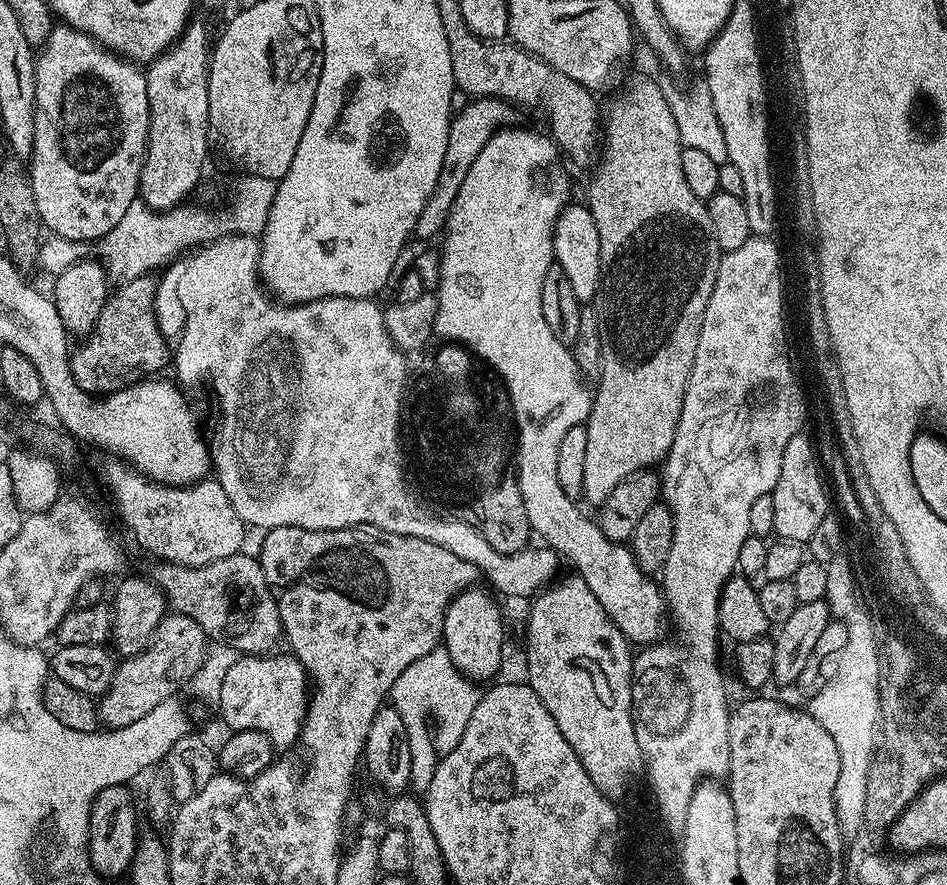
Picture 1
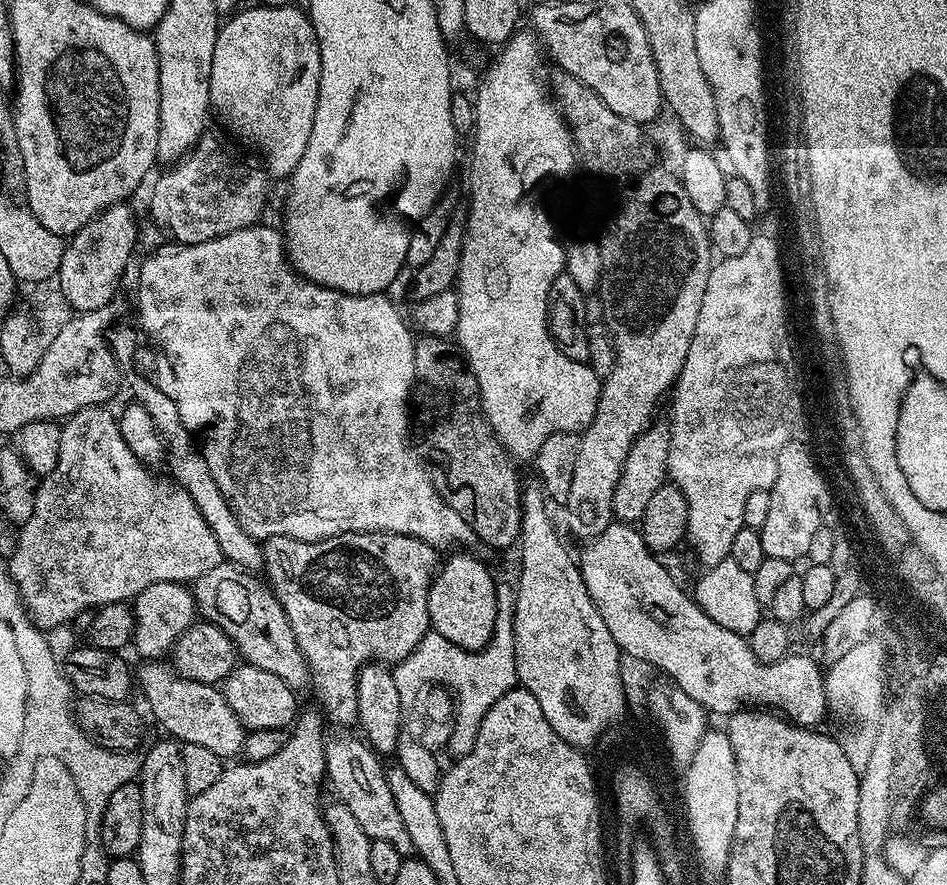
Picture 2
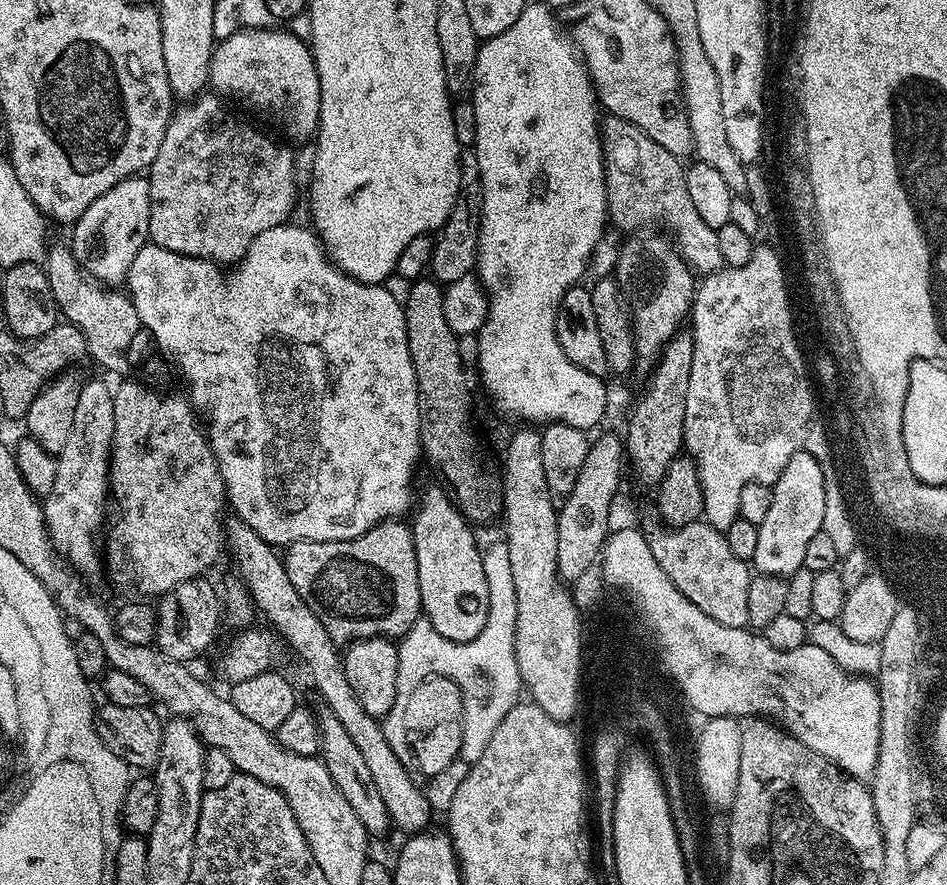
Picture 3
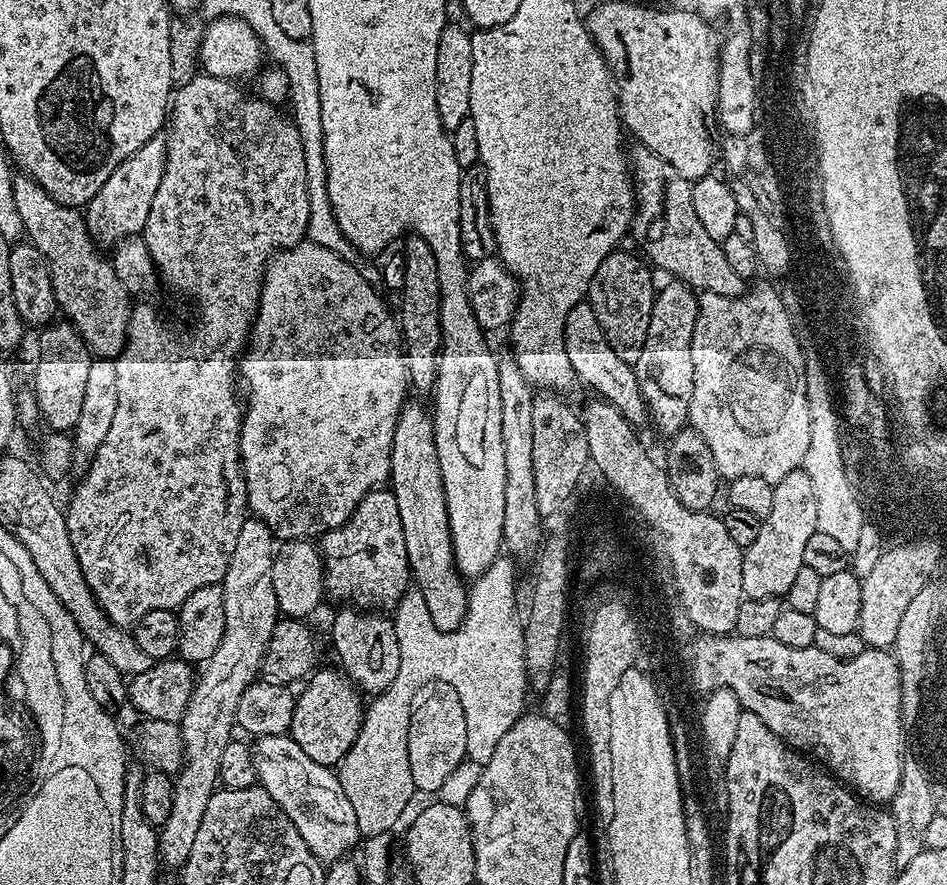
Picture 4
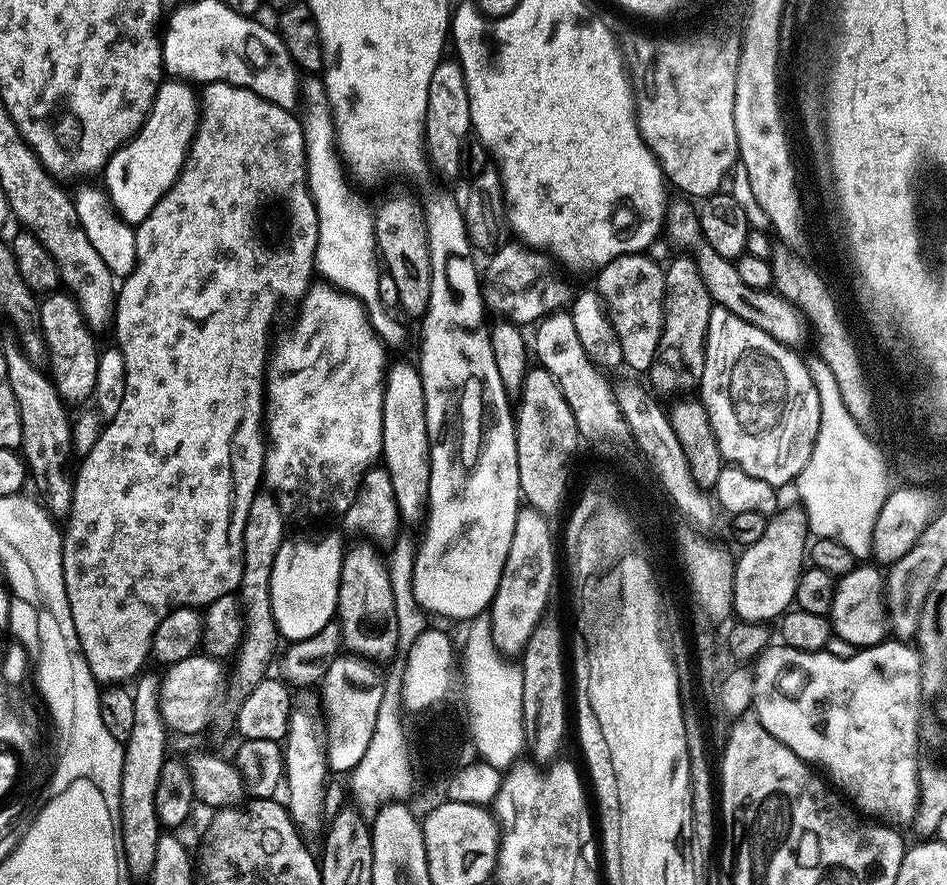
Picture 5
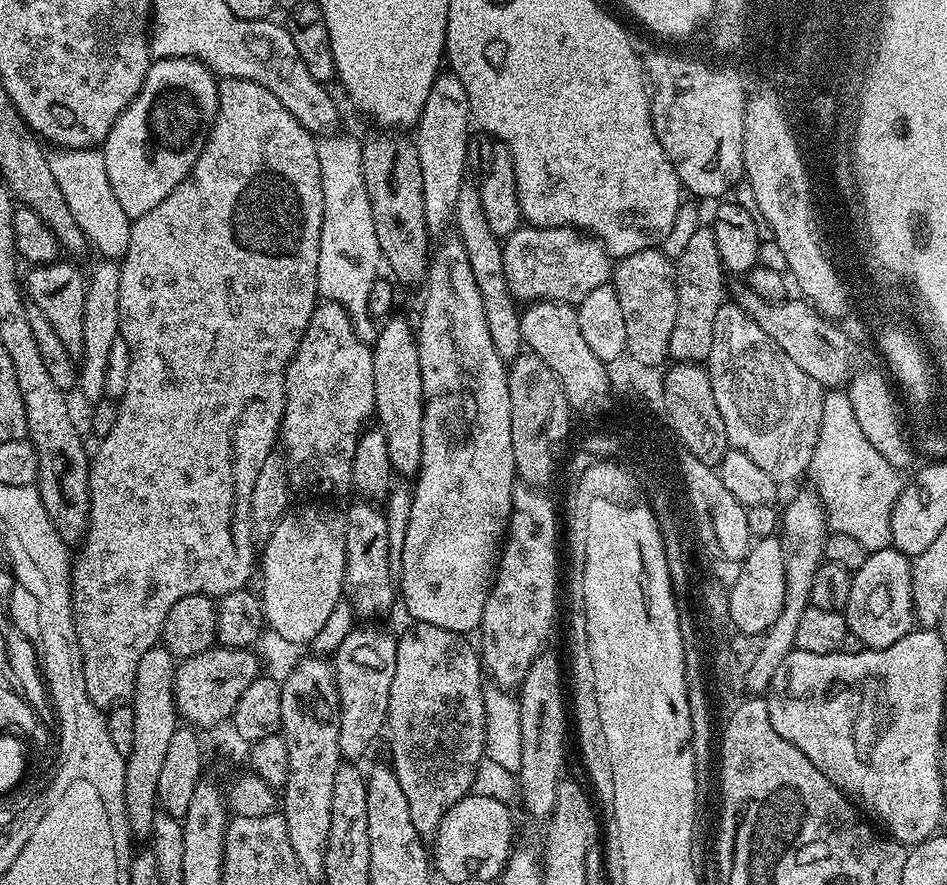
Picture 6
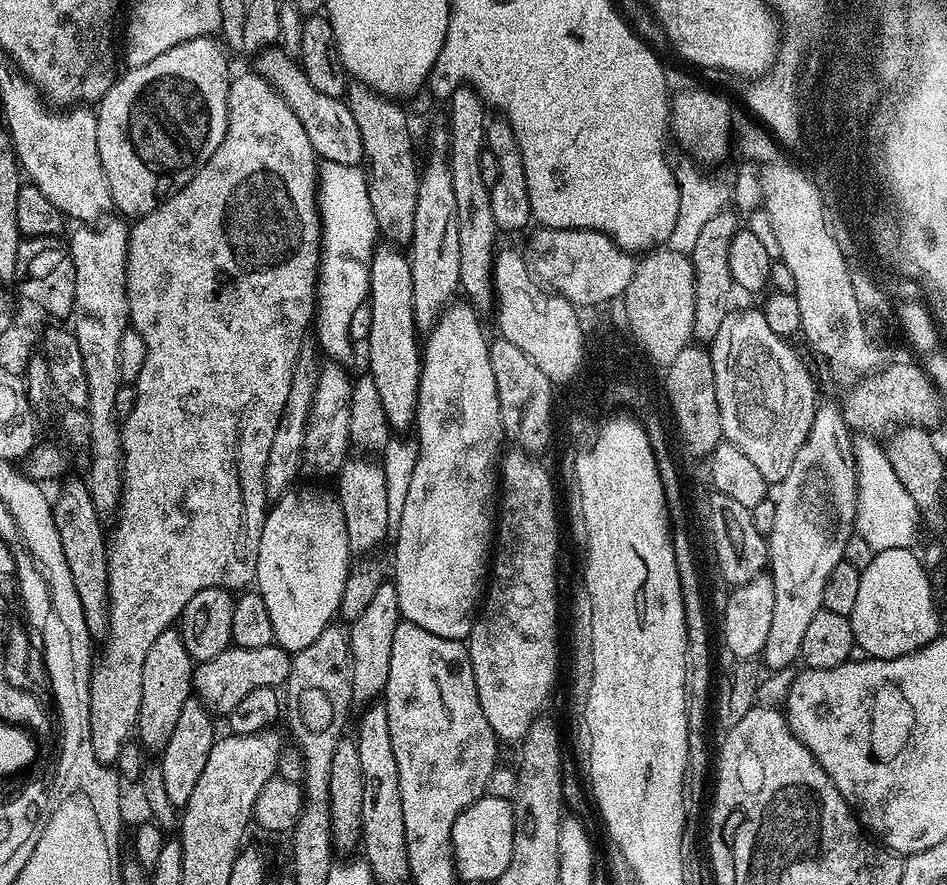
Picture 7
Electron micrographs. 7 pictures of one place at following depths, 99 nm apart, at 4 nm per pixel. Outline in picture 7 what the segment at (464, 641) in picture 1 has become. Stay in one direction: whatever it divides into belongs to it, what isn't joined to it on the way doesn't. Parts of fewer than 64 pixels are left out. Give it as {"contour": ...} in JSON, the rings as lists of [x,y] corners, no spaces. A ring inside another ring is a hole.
{"contour":[[[384,242],[372,253],[367,299],[371,325],[366,348],[367,371],[374,378],[374,386],[378,386],[388,425],[402,434],[406,432],[406,428],[411,429],[416,422],[422,348],[419,343],[416,345],[418,333],[414,322],[414,278],[410,278],[408,256],[399,251],[403,252],[399,247]]]}

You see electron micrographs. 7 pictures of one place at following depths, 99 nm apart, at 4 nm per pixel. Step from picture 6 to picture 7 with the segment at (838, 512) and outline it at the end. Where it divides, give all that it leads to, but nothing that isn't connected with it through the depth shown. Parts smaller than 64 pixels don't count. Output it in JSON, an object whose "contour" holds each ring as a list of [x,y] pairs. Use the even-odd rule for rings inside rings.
{"contour":[[[867,435],[856,436],[856,526],[855,535],[870,542],[873,553],[895,548],[912,548],[916,540],[916,527],[920,524],[922,509],[914,502],[910,490],[902,486],[901,479],[890,466],[890,458],[883,447],[875,444],[875,439]]]}

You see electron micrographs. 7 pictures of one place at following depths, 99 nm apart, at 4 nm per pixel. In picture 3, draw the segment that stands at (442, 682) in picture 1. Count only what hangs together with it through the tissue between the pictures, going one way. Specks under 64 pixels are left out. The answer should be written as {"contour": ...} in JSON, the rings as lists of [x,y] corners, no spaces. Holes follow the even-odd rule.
{"contour":[[[507,543],[492,544],[483,549],[486,582],[490,586],[490,610],[486,626],[478,638],[470,642],[454,642],[442,638],[438,630],[426,618],[417,620],[416,625],[405,632],[398,647],[398,687],[400,692],[418,688],[422,678],[442,674],[458,686],[464,703],[464,731],[476,732],[474,752],[480,756],[490,746],[494,730],[502,726],[502,718],[522,696],[522,681],[516,657],[516,619],[518,618],[518,594],[514,590],[514,574],[510,571],[510,550]]]}

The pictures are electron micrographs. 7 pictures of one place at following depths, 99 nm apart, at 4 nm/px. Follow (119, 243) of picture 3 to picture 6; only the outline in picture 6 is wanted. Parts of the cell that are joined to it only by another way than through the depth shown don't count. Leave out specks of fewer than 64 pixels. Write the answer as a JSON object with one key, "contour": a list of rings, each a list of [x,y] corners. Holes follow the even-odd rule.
{"contour":[[[186,56],[153,59],[139,94],[126,106],[102,151],[114,198],[129,218],[154,210],[192,173],[216,120],[220,85],[212,69]]]}

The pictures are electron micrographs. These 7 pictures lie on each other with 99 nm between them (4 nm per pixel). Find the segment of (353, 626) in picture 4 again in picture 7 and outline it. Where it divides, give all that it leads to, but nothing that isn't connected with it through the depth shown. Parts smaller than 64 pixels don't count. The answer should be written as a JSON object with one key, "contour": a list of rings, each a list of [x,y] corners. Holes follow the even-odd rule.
{"contour":[[[356,454],[353,455],[351,458],[345,460],[344,465],[340,467],[340,471],[338,473],[338,481],[340,480],[340,492],[338,491],[338,499],[340,505],[342,506],[342,514],[346,518],[346,538],[348,539],[348,550],[349,553],[356,554],[356,552],[368,552],[364,554],[372,554],[376,547],[379,546],[380,543],[383,542],[384,539],[389,539],[390,536],[390,529],[388,526],[388,515],[386,514],[386,478],[384,477],[384,465],[383,463],[377,462],[376,464],[374,461],[375,459],[369,458],[367,455],[364,454]]]}

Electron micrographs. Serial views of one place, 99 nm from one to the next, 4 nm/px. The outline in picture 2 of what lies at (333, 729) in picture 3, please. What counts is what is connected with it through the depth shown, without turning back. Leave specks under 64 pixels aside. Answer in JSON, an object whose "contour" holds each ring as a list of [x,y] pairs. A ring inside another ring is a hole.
{"contour":[[[225,562],[195,580],[194,595],[197,613],[207,623],[222,629],[247,663],[278,674],[293,690],[309,687],[312,671],[298,646],[298,638],[294,638],[290,618],[286,618],[286,610],[282,610],[271,587],[259,575]],[[340,730],[337,736],[329,735],[324,741],[326,754],[326,780],[336,791],[335,799],[354,814],[358,826],[367,834],[369,840],[385,840],[398,850],[398,854],[408,858],[413,855],[410,833],[402,822],[402,814],[398,814],[398,805],[394,802],[394,794],[390,794],[388,774],[381,757],[368,747],[359,735],[347,736],[347,731]]]}

